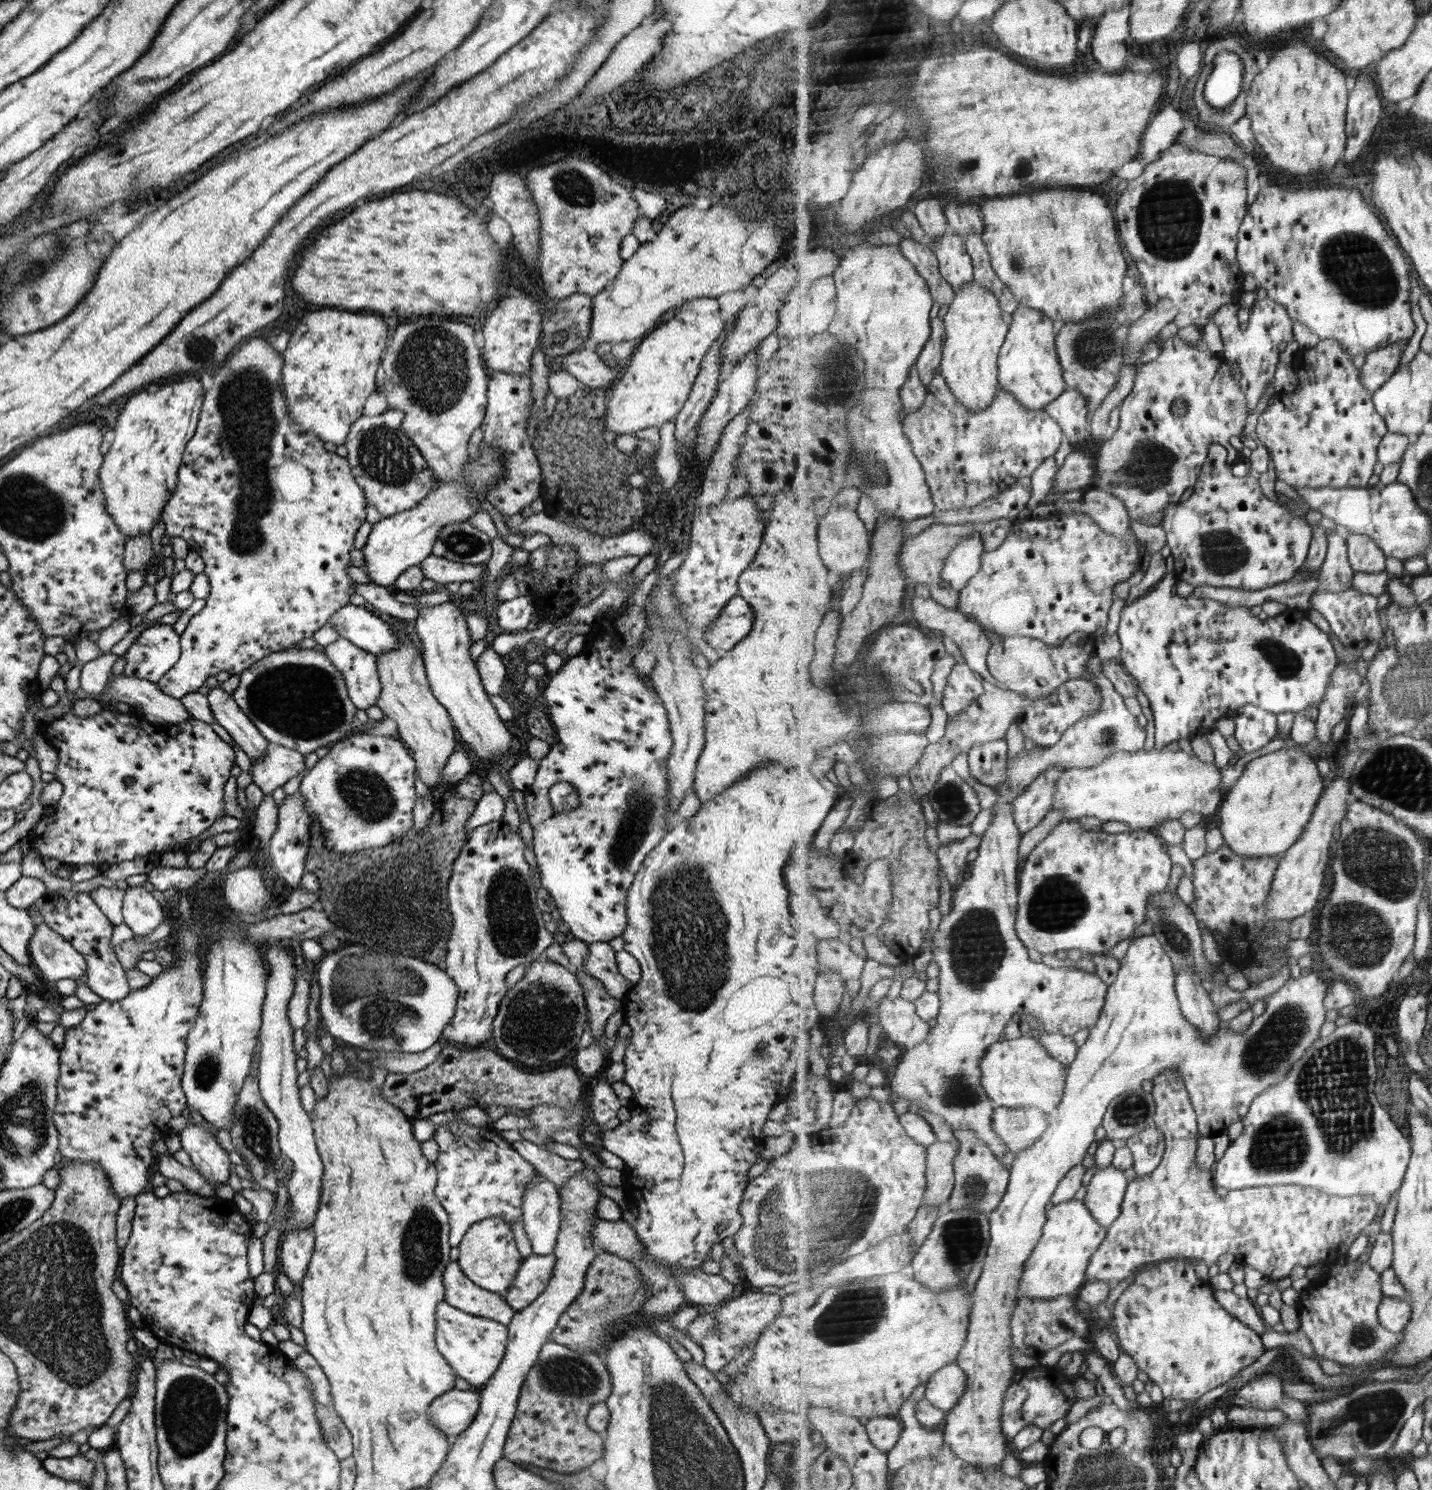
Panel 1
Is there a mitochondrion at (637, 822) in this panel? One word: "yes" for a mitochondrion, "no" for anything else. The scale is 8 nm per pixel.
yes

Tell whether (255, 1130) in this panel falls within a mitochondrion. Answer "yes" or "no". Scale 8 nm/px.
yes

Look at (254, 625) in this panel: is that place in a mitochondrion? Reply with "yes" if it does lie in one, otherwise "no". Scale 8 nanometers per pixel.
no

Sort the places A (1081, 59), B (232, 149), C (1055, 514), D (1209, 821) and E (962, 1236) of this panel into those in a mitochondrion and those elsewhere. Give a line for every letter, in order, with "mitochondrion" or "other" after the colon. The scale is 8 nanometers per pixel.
A: other
B: other
C: other
D: other
E: mitochondrion

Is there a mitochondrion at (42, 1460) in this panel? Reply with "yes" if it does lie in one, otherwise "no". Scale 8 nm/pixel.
no

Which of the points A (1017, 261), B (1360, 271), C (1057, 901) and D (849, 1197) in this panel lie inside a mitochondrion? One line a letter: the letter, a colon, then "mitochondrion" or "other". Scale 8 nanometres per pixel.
A: mitochondrion
B: mitochondrion
C: mitochondrion
D: mitochondrion

